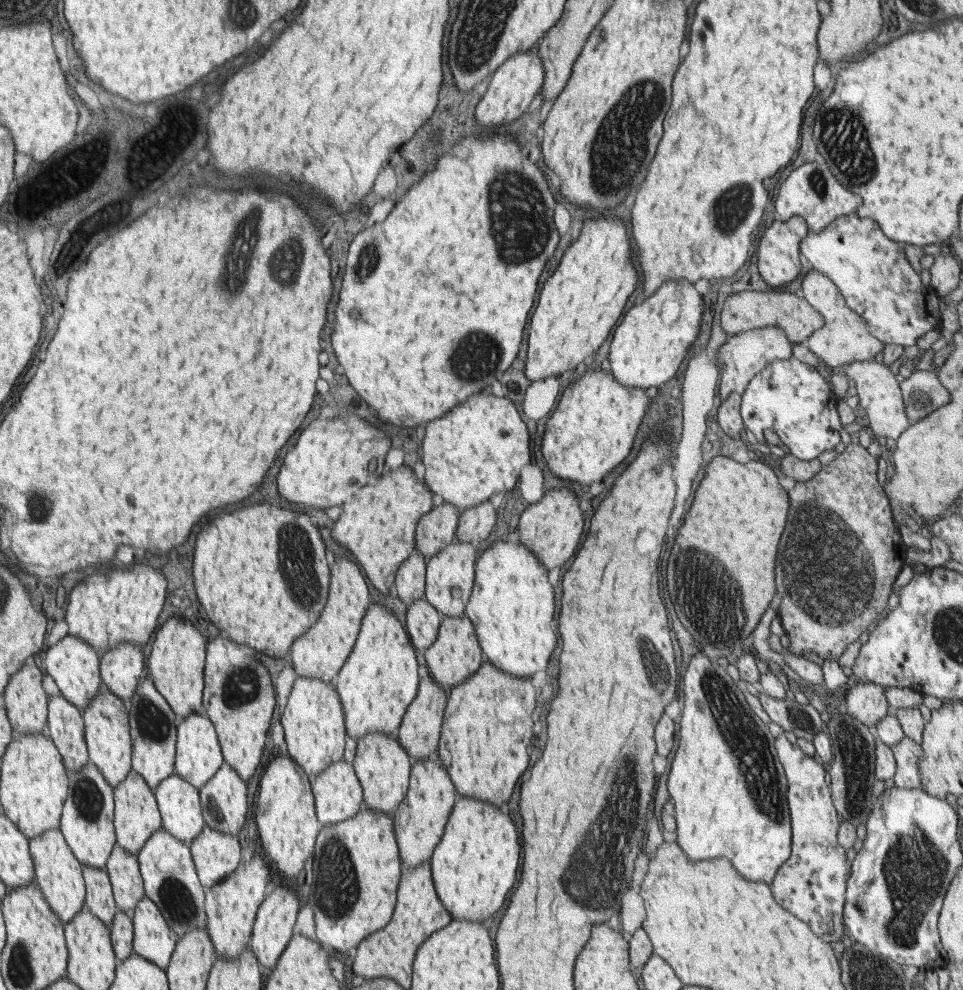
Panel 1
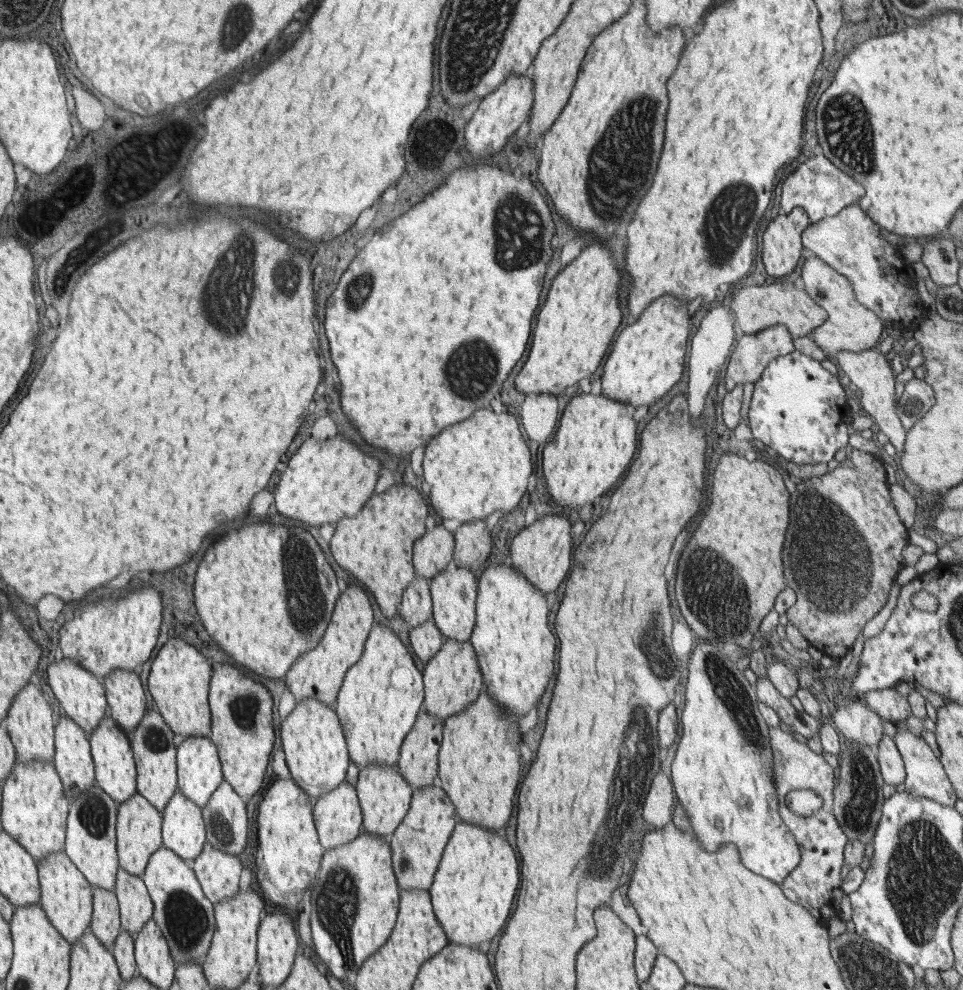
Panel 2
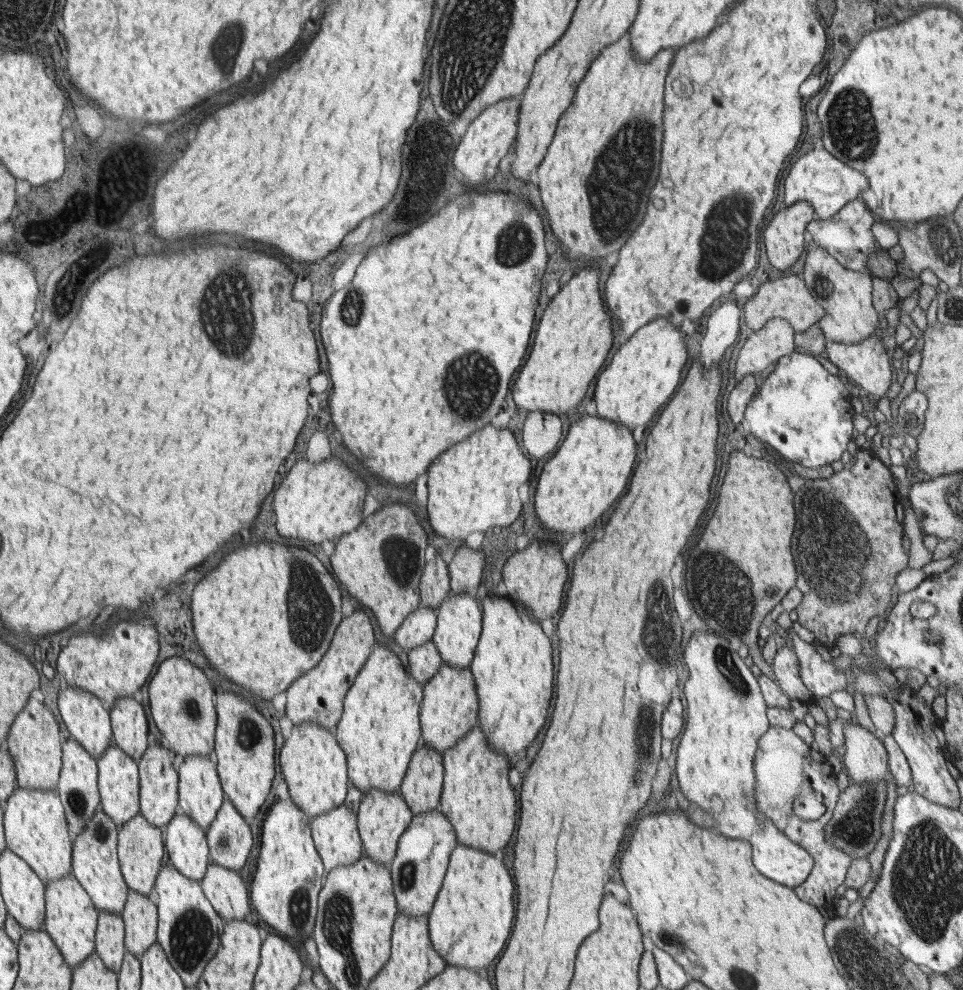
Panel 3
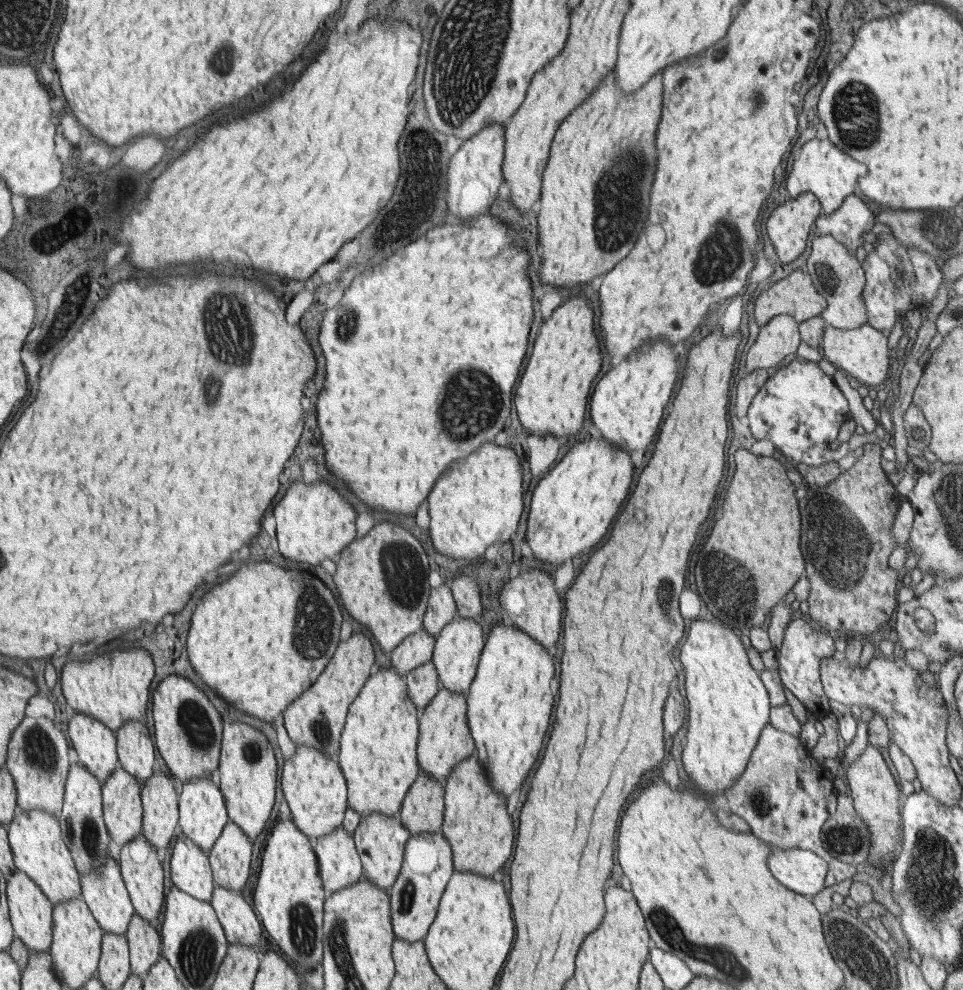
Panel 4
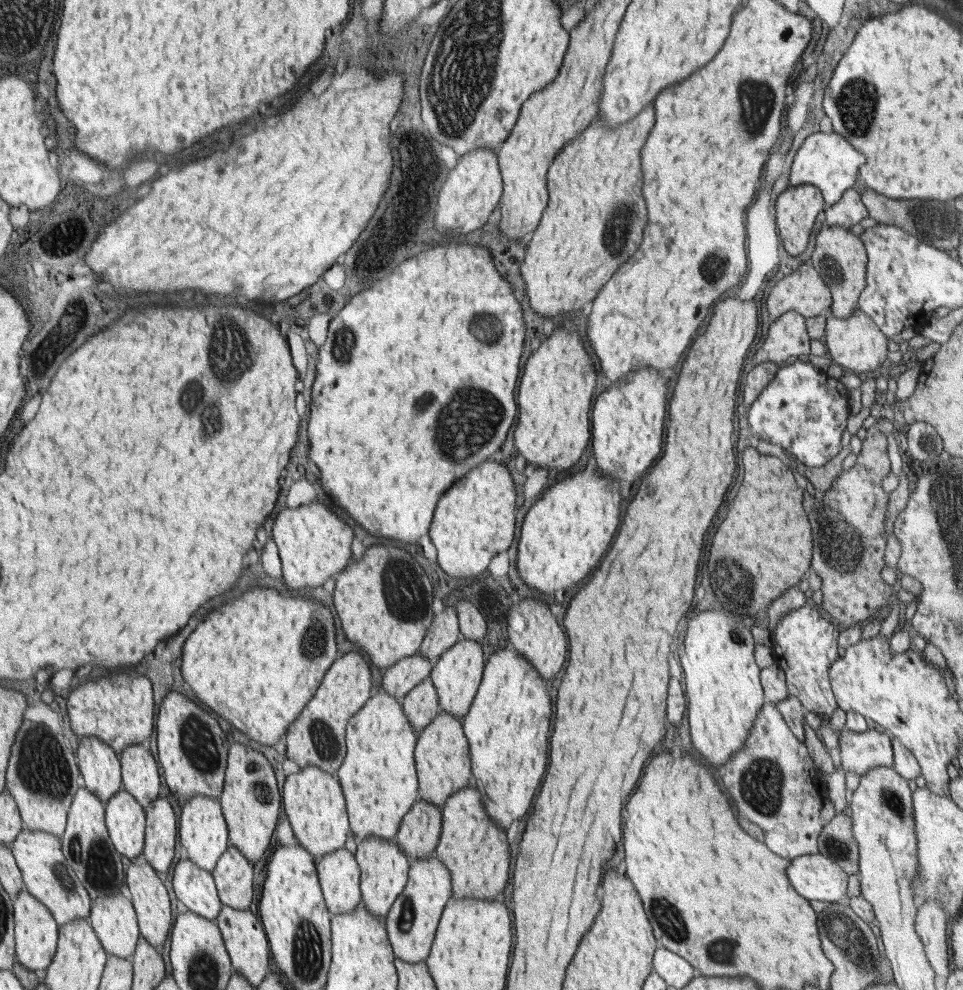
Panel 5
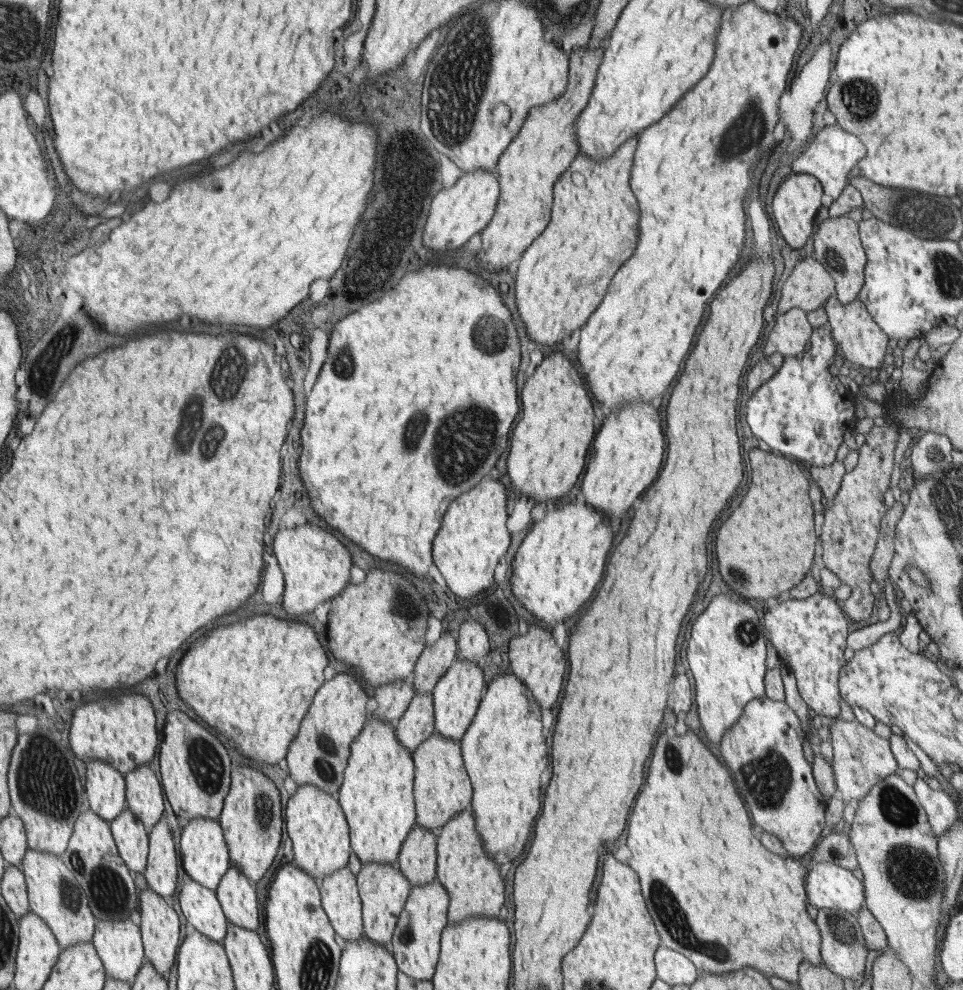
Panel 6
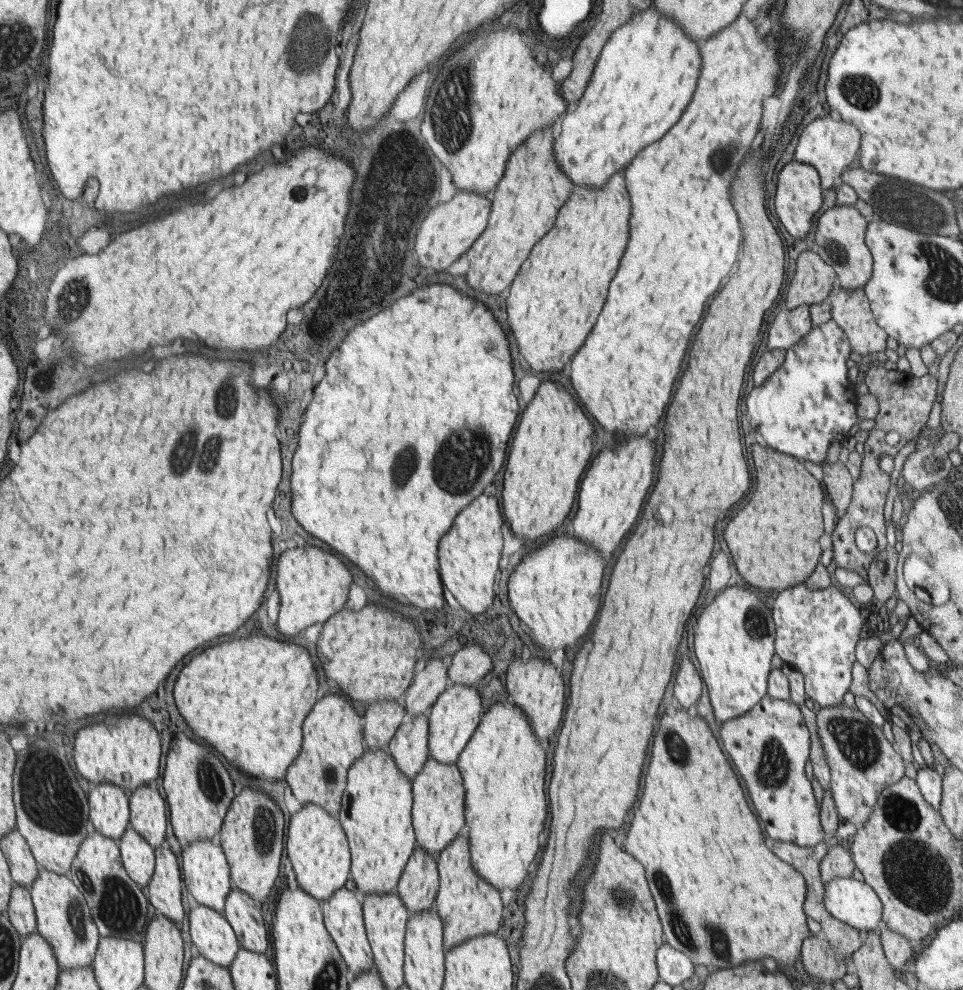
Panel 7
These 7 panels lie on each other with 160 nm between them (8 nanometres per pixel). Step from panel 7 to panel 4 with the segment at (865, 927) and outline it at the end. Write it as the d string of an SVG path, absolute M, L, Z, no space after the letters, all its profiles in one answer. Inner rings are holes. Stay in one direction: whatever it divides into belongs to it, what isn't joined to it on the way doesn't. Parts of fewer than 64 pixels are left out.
M771 846L766 866L777 882L806 898L815 897L827 887L828 864L810 850Z

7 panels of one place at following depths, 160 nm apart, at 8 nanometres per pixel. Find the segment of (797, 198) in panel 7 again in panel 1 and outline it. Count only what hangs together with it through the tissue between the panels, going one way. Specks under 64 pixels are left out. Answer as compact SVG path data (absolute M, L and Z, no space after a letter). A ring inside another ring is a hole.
M798 216L790 217L787 221L776 219L766 229L764 235L760 238L760 245L758 246L758 270L763 280L768 282L769 287L781 290L800 274L802 264L798 259L798 254L801 252L801 242L809 231L807 222L804 218Z

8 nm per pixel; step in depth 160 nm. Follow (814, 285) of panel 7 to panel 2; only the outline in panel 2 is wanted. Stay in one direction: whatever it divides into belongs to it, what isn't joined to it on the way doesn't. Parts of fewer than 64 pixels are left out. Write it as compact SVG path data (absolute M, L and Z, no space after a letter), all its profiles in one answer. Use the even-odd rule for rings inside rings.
M780 280L780 284L748 286L736 288L738 292L728 298L735 314L736 328L745 334L752 334L764 330L769 326L784 325L793 339L806 336L827 317L827 312L810 298L810 295L799 283Z

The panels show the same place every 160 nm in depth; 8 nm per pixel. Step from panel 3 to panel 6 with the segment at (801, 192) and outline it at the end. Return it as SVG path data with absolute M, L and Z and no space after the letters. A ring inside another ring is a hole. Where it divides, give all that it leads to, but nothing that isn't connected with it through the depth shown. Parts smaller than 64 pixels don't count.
M824 126L793 157L792 171L794 174L810 174L816 177L823 186L823 192L837 199L842 189L849 184L849 172L860 162L861 158L864 158L865 154L864 144L854 134L840 130L840 126Z

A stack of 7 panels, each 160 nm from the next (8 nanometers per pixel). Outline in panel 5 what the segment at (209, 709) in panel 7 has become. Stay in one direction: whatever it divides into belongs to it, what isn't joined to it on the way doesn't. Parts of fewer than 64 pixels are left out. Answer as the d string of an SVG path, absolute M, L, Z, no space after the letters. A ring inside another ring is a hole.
M254 586L244 594L240 593L240 598L212 610L184 644L182 676L186 688L190 686L202 704L212 708L248 738L274 746L315 696L326 670L331 668L338 654L332 612L326 606L316 604L316 600L310 604L310 597L302 596L301 592L289 591L286 597L276 589Z

